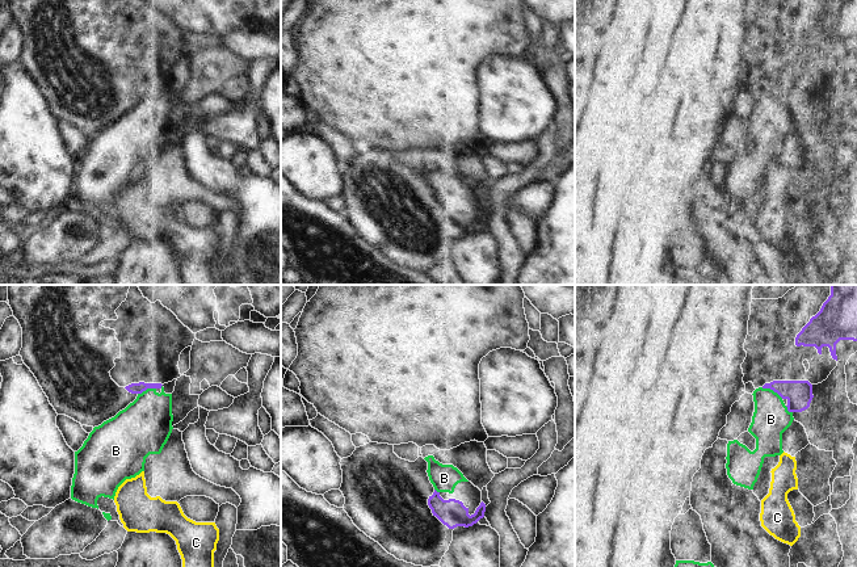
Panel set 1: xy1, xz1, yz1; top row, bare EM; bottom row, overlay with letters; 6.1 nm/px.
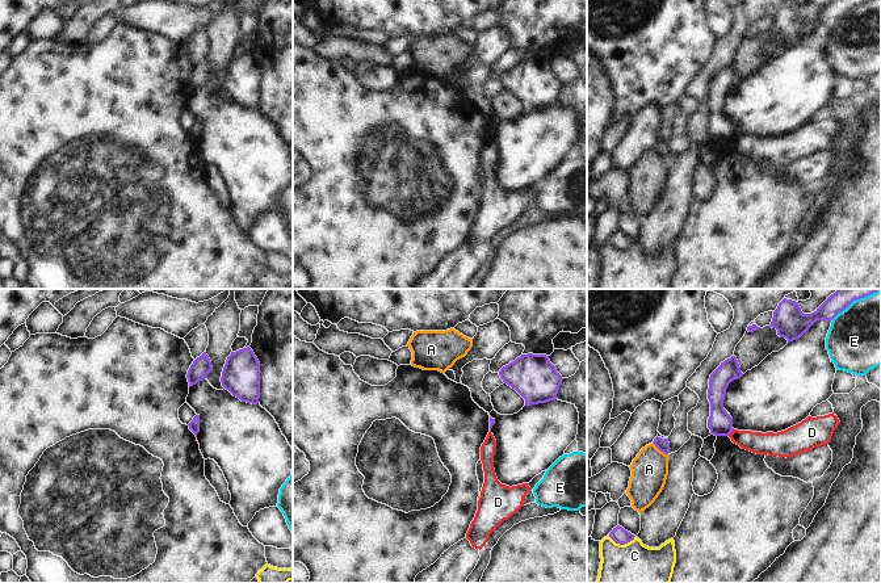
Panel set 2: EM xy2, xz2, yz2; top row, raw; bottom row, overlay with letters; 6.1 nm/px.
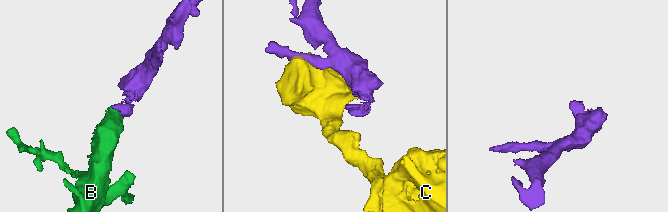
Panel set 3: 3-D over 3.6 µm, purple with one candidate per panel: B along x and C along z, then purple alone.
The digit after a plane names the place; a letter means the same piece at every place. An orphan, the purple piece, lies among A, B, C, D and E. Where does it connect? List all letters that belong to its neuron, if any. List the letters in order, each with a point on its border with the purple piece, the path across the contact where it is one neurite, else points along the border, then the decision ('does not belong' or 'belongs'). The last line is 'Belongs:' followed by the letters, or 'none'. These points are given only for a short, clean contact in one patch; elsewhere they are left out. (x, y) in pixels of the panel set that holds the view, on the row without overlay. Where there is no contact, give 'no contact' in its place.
A: contact yz2 (661, 156); does not belong
B: contact yz1 (772, 95); way yz1 (798, 99), (772, 95), (771, 125); belongs
C: contact yz2 (623, 250); does not belong
D: contact yz2 (730, 138); border yz2 (733, 134), (728, 141); does not belong
E: contact yz2 (851, 8); does not belong
Belongs: B

